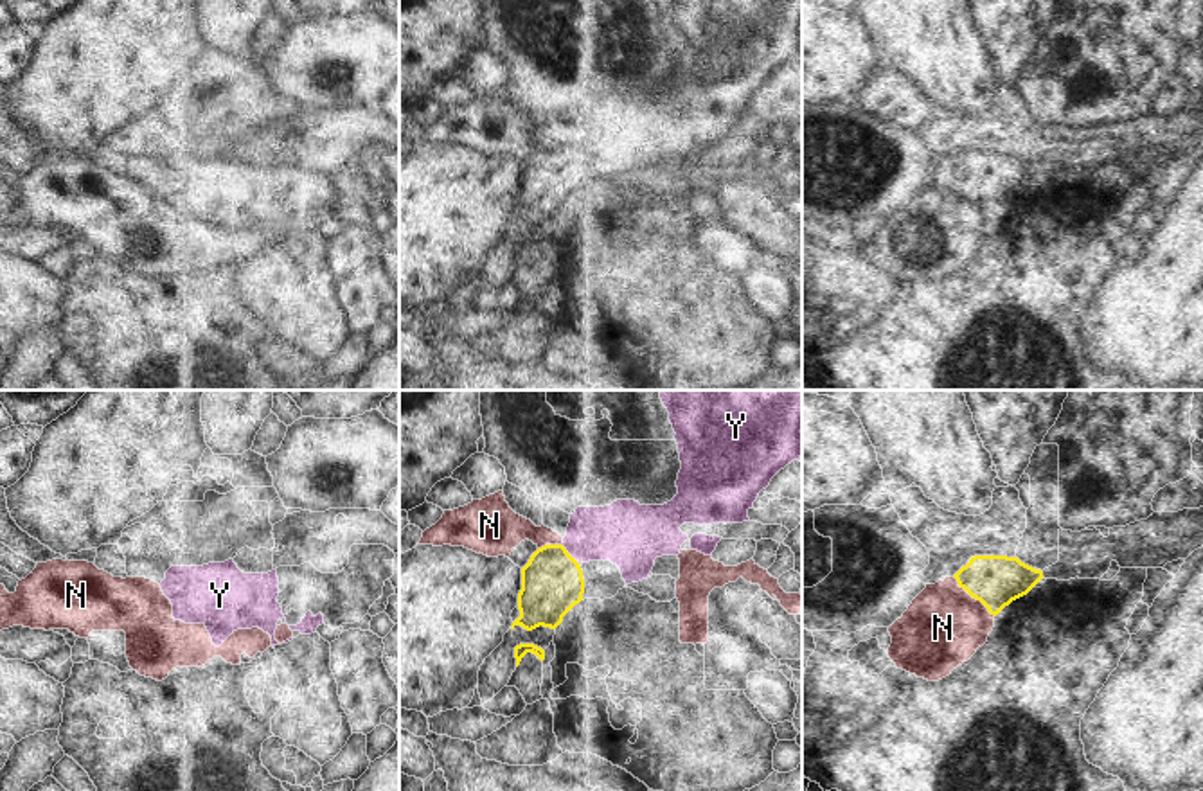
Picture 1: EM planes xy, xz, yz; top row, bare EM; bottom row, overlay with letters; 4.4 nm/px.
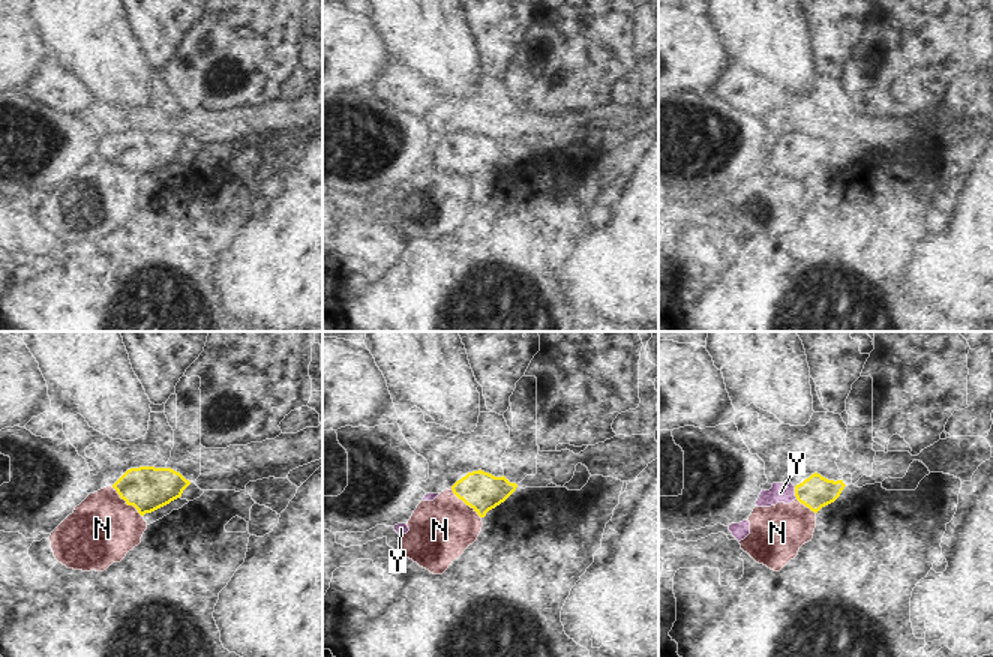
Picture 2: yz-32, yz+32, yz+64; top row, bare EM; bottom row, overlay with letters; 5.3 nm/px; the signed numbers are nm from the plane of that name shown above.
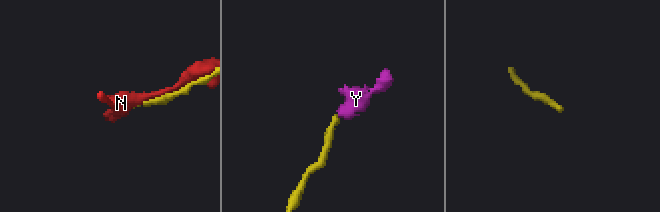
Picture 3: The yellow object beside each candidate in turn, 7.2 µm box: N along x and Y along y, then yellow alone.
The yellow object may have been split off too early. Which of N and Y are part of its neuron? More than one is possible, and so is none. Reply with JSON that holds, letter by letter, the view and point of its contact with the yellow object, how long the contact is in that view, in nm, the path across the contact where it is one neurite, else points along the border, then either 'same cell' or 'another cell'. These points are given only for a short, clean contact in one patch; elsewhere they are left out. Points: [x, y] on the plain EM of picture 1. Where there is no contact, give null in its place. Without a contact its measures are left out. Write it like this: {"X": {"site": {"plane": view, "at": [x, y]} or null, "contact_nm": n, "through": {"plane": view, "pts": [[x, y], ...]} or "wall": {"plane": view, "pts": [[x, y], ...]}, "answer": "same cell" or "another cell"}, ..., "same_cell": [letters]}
{"N": {"site": {"plane": "yz", "at": [973, 195]}, "contact_nm": 260, "answer": "another cell"}, "Y": {"site": {"plane": "xz", "at": [567, 150]}, "contact_nm": 110, "through": {"plane": "xz", "pts": [[552, 180], [552, 166], [567, 150], [592, 132], [619, 130]]}, "answer": "same cell"}, "same_cell": ["Y"]}

